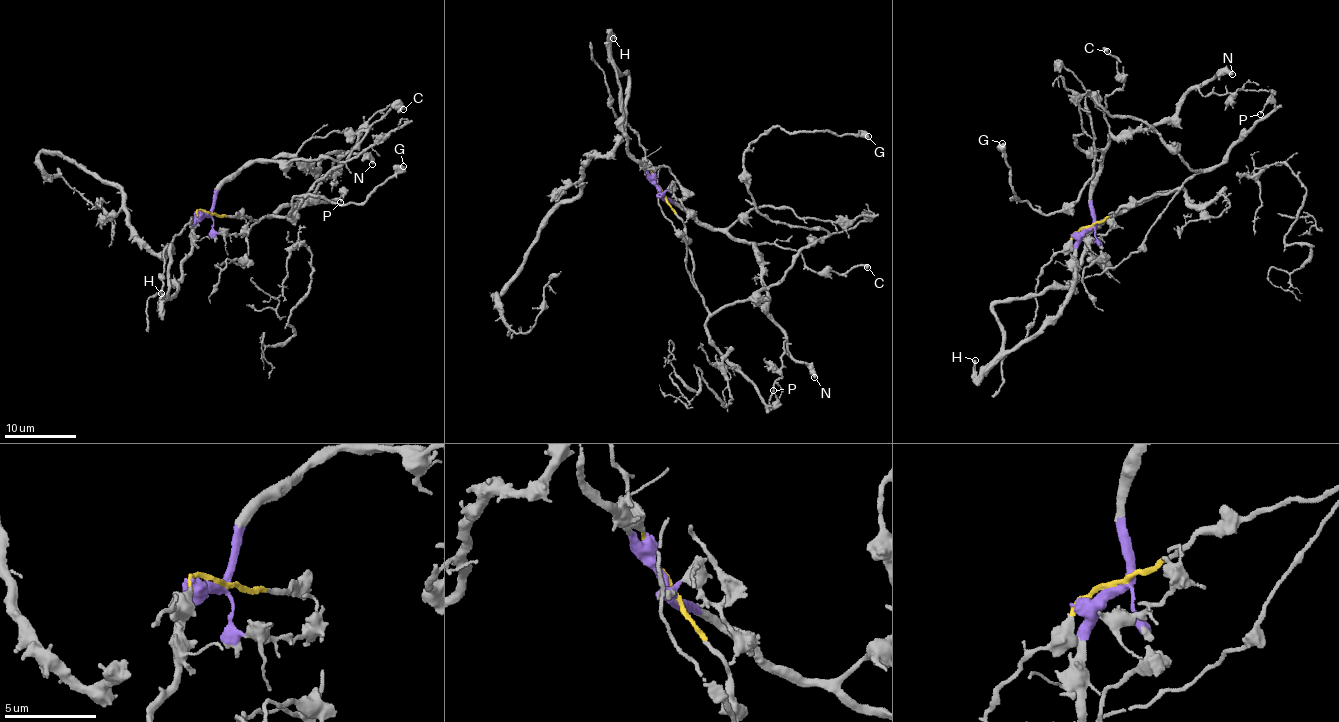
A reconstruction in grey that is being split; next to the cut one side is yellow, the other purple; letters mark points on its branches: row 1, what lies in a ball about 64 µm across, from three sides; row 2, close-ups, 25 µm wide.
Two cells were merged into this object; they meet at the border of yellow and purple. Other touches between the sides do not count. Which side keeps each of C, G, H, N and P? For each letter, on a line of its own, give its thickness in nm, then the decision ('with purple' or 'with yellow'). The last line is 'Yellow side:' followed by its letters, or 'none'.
C: 300 nm thick; with purple
G: 600 nm thick; with yellow
H: 260 nm thick; with purple
N: 380 nm thick; with purple
P: 140 nm thick; with yellow
Yellow side: G, P

